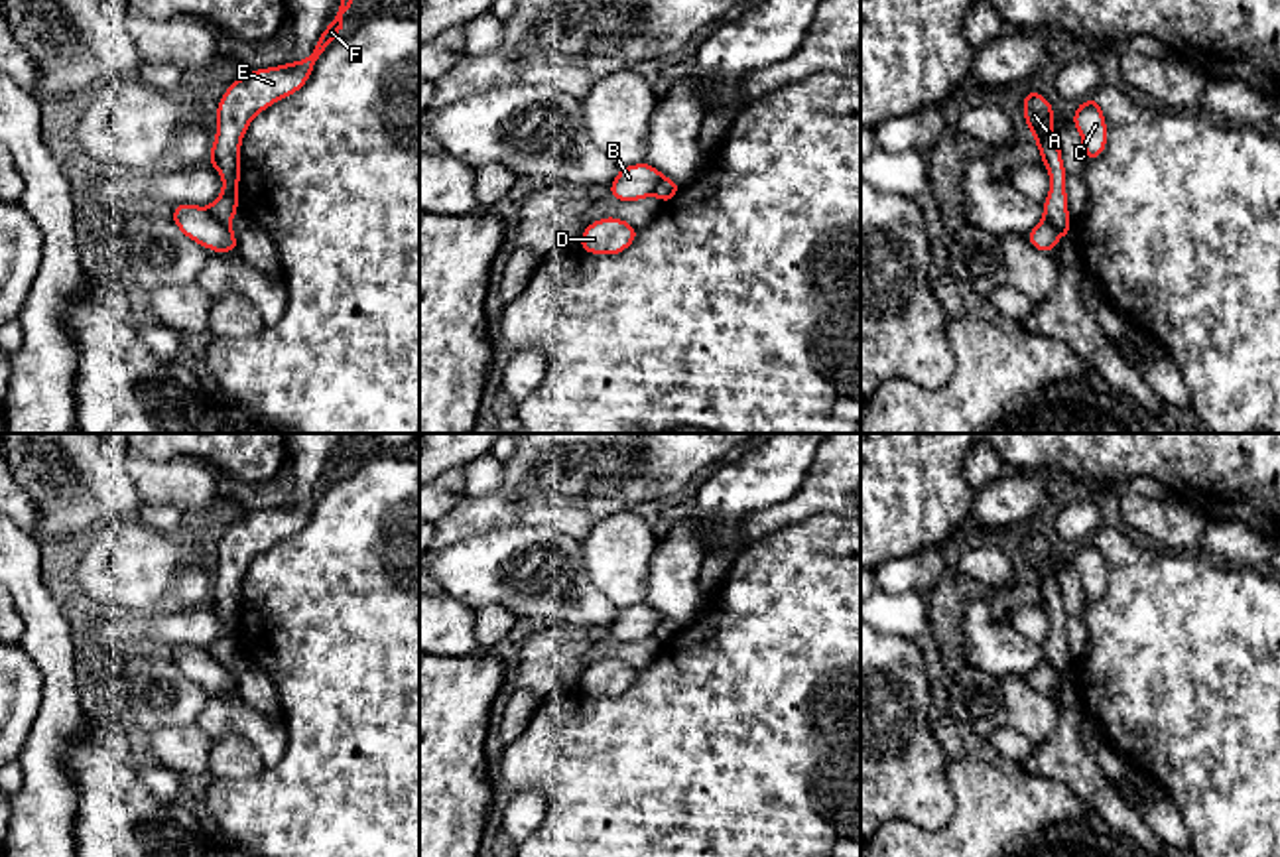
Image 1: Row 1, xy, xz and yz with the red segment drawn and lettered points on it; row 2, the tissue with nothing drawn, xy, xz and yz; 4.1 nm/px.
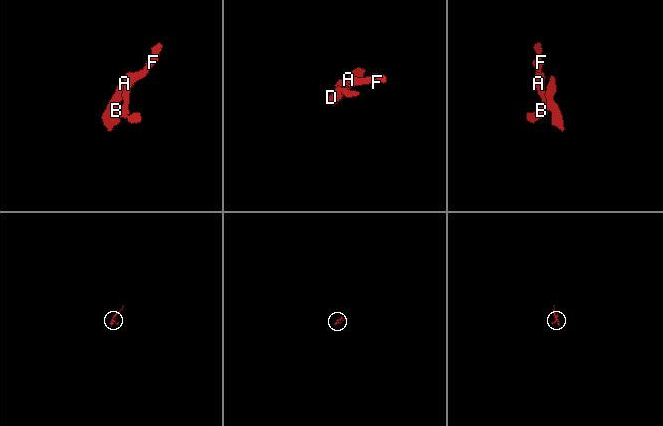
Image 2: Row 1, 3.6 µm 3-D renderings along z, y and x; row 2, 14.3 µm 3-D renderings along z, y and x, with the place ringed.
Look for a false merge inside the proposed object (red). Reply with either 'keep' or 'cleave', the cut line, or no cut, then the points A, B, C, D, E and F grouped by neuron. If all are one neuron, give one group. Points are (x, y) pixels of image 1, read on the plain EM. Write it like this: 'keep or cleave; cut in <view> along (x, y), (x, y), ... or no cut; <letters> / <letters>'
cleave; cut in xy along (207, 649), (231, 674); A E F / B C D

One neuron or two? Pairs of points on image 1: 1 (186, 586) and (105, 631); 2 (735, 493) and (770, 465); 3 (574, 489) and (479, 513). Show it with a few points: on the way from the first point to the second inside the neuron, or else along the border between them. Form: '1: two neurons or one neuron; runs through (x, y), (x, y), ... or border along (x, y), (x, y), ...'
1: two neurons; border along (168, 601), (180, 605), (207, 603)
2: one neuron; runs through (743, 485), (763, 469)
3: one neuron; runs through (550, 489), (538, 489), (516, 505), (503, 509)

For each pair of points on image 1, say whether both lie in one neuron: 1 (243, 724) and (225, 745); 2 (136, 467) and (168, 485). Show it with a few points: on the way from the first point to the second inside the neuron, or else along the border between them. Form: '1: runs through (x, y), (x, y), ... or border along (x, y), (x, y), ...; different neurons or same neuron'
1: border along (213, 737), (225, 731), (239, 733), (266, 767); different neurons
2: runs through (144, 471), (160, 483); same neuron

